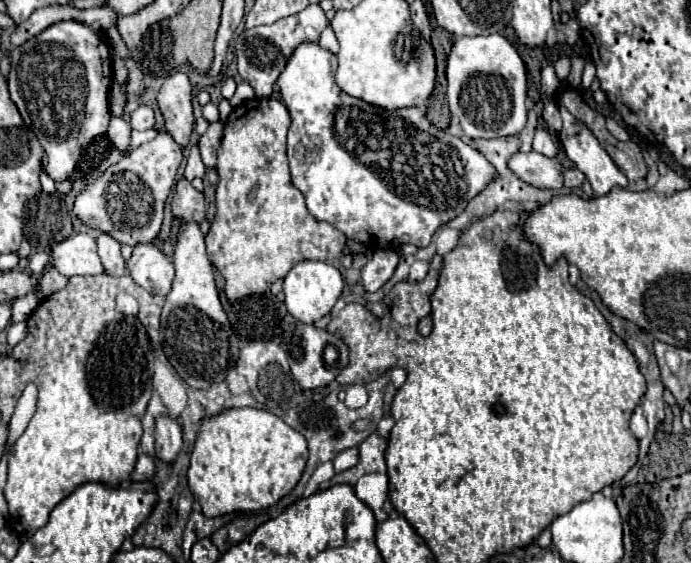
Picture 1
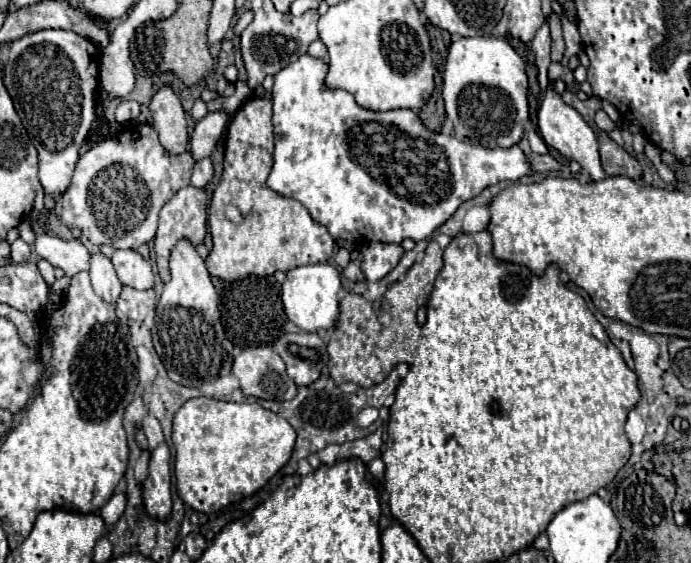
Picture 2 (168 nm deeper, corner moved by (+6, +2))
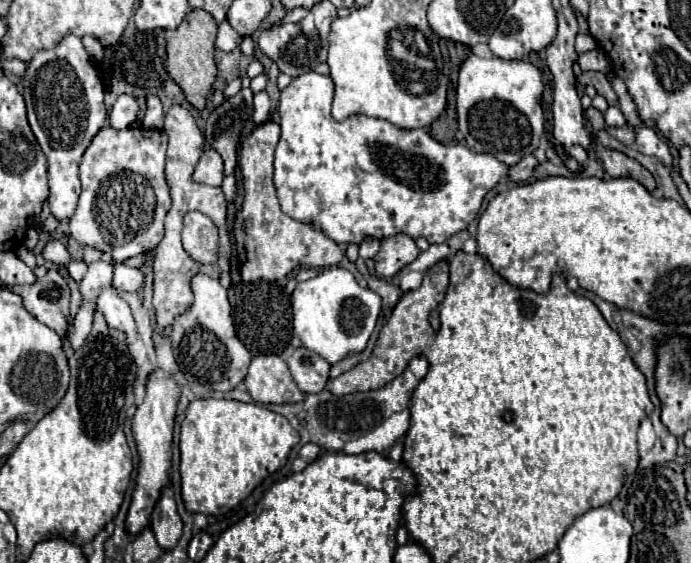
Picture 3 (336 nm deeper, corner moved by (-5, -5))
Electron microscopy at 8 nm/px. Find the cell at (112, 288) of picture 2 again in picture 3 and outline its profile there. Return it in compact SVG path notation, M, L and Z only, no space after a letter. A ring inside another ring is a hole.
M107 287L101 291L101 295L97 299L97 309L103 311L107 325L127 333L127 343L131 343L135 339L137 333L135 333L135 321L133 321L131 309L129 309L127 301L121 299L121 295L117 293L115 287Z

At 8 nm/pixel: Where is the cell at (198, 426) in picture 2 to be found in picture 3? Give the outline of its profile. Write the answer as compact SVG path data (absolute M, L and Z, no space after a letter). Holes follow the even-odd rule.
M197 399L191 401L187 417L181 423L181 497L191 513L225 515L245 501L265 479L281 469L291 449L299 443L299 433L291 423L255 403L239 403L229 399Z

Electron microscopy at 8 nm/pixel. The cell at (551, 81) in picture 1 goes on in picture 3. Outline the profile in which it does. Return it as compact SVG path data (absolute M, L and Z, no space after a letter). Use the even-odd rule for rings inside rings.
M583 71L583 73L577 77L577 81L579 81L581 85L595 85L597 93L603 95L609 105L619 107L619 97L617 97L617 93L613 91L613 87L609 85L609 81L607 81L607 77L605 77L603 73L597 73L597 71Z

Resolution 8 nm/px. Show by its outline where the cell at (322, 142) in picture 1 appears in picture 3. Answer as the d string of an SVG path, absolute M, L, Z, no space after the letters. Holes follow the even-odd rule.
M307 71L299 77L295 77L291 81L291 85L281 91L281 101L279 101L279 115L281 115L281 139L277 143L275 149L275 189L277 189L277 197L281 203L281 209L297 219L297 221L309 221L315 223L323 233L327 233L335 243L363 243L367 237L375 237L375 239L385 239L385 237L393 237L393 235L407 235L413 241L417 241L419 237L425 237L431 245L435 243L443 243L447 241L451 235L463 231L479 213L483 197L489 189L493 189L501 179L509 177L509 167L505 163L501 163L499 159L495 159L493 155L487 153L473 153L469 147L465 145L443 145L439 141L435 141L427 129L401 129L389 121L383 119L375 119L375 117L367 117L367 115L351 115L345 121L335 121L331 115L331 101L333 101L333 79L329 75L319 75L315 71Z

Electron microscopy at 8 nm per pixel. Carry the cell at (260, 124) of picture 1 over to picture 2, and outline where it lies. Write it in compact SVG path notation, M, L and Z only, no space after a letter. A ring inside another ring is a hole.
M248 98L236 112L234 120L228 126L228 138L226 138L226 152L224 152L224 172L220 178L218 188L212 194L210 200L210 234L214 248L210 256L206 258L206 268L212 276L218 276L222 280L240 280L246 276L272 276L276 270L288 272L298 266L326 262L330 254L334 252L334 238L330 240L330 234L324 226L316 224L308 210L298 202L284 198L276 192L272 192L266 186L268 172L272 168L272 148L274 148L274 136L272 136L272 100L266 98ZM232 204L240 210L242 220L234 224L228 220L222 212L222 206Z

